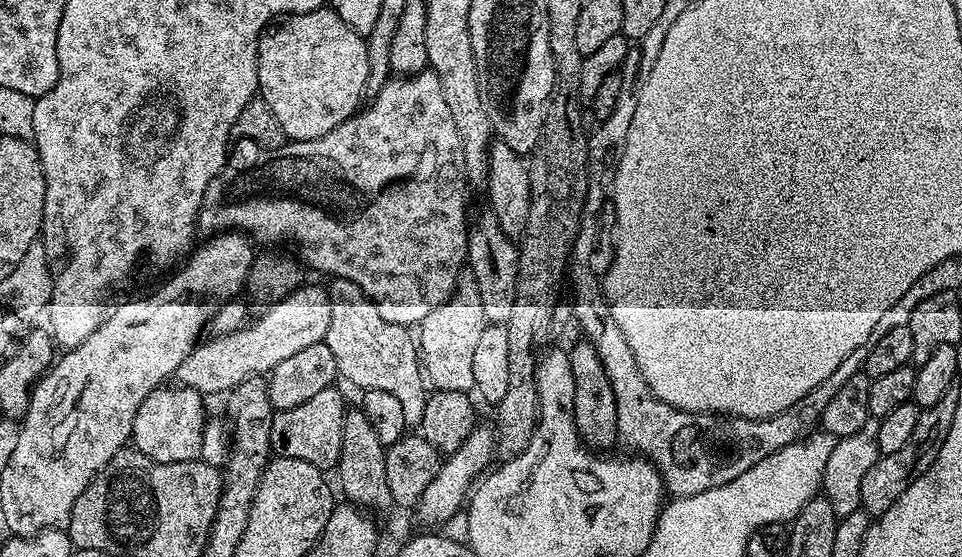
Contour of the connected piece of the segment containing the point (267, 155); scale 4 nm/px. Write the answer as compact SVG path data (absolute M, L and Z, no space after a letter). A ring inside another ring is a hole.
M425 70L425 71L423 71L423 72L417 72L417 73L416 73L416 75L415 75L415 76L406 76L406 77L403 77L403 78L392 78L392 79L389 79L389 81L388 81L388 83L386 83L386 84L384 84L384 85L382 85L382 87L380 87L380 89L379 89L379 90L378 90L378 94L377 94L377 95L376 95L376 96L374 96L374 97L371 97L371 100L370 100L370 103L372 103L372 105L370 105L370 106L369 106L369 108L367 108L367 106L364 106L364 107L361 107L361 108L360 108L360 109L359 109L359 111L357 111L357 113L356 113L356 115L355 115L355 116L351 116L351 118L350 118L350 119L349 119L349 120L347 120L347 121L346 121L346 122L342 122L342 123L341 123L341 124L340 124L340 125L338 125L338 127L337 127L337 128L335 128L335 129L334 129L334 130L330 130L330 134L322 134L322 138L314 138L314 139L313 139L313 140L288 140L288 141L287 141L287 142L286 142L286 143L285 143L285 144L283 144L283 145L282 145L282 146L278 146L278 147L277 147L277 148L263 148L263 147L262 147L262 146L258 146L258 145L257 145L257 144L255 144L255 143L254 143L254 142L250 142L250 141L249 141L249 140L236 140L236 141L235 141L235 144L234 144L234 147L233 147L233 148L232 148L232 149L231 149L231 152L230 152L230 155L229 155L229 156L228 156L228 157L227 157L227 159L225 159L225 161L224 161L224 169L222 169L222 171L221 171L221 172L219 172L219 173L218 173L218 174L217 174L217 176L216 176L216 177L215 177L215 178L213 178L213 180L212 180L212 181L211 181L211 182L210 182L210 186L206 186L206 190L205 190L205 191L204 191L204 193L203 193L203 194L202 194L202 206L201 206L201 207L200 207L200 215L199 215L199 217L198 217L198 224L199 224L199 227L201 227L201 226L202 226L202 227L204 227L204 228L209 228L209 229L208 229L208 230L207 230L207 231L208 231L208 232L209 232L209 233L212 233L212 234L215 234L215 233L218 233L218 232L227 232L227 231L229 231L229 230L235 230L235 231L238 231L238 232L243 232L243 233L244 233L244 235L245 235L245 236L247 236L247 237L249 237L249 238L251 238L251 239L252 239L252 240L253 240L253 241L255 241L255 243L256 243L256 244L257 244L257 245L260 245L260 244L264 244L264 245L260 245L260 246L288 246L288 245L284 245L284 244L293 244L293 246L294 246L294 247L296 247L296 249L294 249L294 252L295 252L295 255L296 255L296 256L297 256L297 257L299 257L299 259L300 259L300 260L301 260L301 261L303 261L303 263L304 263L304 264L305 264L305 265L307 265L307 267L308 267L308 268L309 268L309 269L311 269L311 268L310 268L310 267L312 267L312 268L313 268L313 270L314 270L314 271L316 271L316 272L325 272L325 274L326 274L326 275L328 275L328 278L339 278L339 279L341 279L341 280L349 280L349 281L350 281L350 282L354 282L354 283L355 283L355 284L357 284L357 285L358 285L358 286L359 286L359 287L360 287L360 289L361 289L361 290L362 290L362 291L364 291L364 293L365 293L365 294L366 294L366 295L368 295L368 298L369 298L369 300L373 300L373 301L374 301L374 302L375 302L375 304L377 304L377 306L379 306L379 307L380 307L380 313L381 313L381 314L382 314L382 318L386 318L386 322L390 322L390 323L391 323L391 324L403 324L403 325L405 325L405 326L418 326L418 325L420 325L420 324L421 324L421 323L422 323L422 322L423 322L423 320L424 320L424 319L425 319L425 318L426 318L426 316L427 316L427 315L428 315L428 314L430 314L430 313L431 313L431 312L433 312L433 311L434 311L434 310L438 310L438 306L442 306L442 302L446 302L446 301L447 301L447 300L449 300L449 299L450 299L450 298L451 298L451 296L452 296L452 293L453 293L453 292L455 292L455 290L456 290L456 282L457 282L457 280L459 280L459 279L460 279L460 274L461 274L461 271L462 271L462 269L463 269L463 268L464 268L464 267L465 267L465 264L466 264L466 261L467 261L467 258L468 258L468 230L469 230L469 225L468 225L468 224L467 224L467 223L465 223L465 224L463 224L463 222L462 222L462 221L460 221L460 215L462 215L462 214L463 214L463 212L464 212L464 188L465 188L465 189L466 189L466 181L465 181L465 178L464 178L464 163L463 163L463 162L462 162L462 142L461 142L461 141L460 141L460 139L459 139L459 138L458 138L458 129L456 129L456 128L455 128L455 127L454 127L454 118L450 118L450 110L449 110L449 109L448 109L448 107L447 107L447 106L446 106L446 97L444 97L444 96L443 96L443 95L442 95L442 86L441 86L441 85L440 85L440 83L439 83L439 82L438 82L438 78L437 78L437 77L436 77L436 73L435 73L435 72L433 72L433 71L431 71L431 70ZM378 126L390 126L390 128L392 128L392 126L400 126L400 144L380 144L380 146L378 146L378 144L364 144L364 140L368 140L368 136L370 136L370 134L372 134L372 130L378 130ZM312 152L316 152L316 154L328 154L328 156L332 156L332 158L334 158L334 160L338 160L338 162L340 162L340 166L344 166L344 168L286 168L286 166L288 166L288 164L290 164L290 154L294 154L294 156L300 156L300 154L312 154Z

